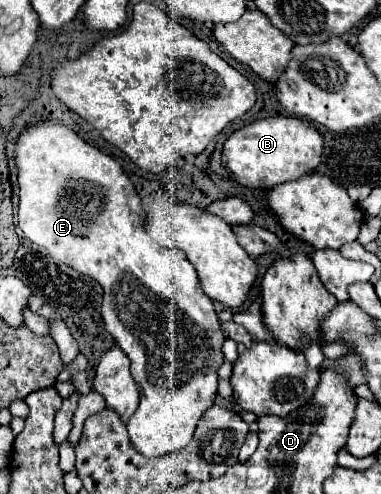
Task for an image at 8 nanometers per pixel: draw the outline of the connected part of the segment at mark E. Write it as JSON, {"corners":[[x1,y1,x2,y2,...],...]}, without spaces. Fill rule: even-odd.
{"corners":[[56,121,28,127,16,143,16,165,20,171,18,227,24,237,104,287,104,327,132,361,132,377,140,391,140,405,126,423,132,447,144,457,162,457,184,449,192,441,200,415,214,405,216,371,224,363,224,333,212,301,198,287,200,281,192,263,186,261,182,251,152,243,144,229,146,213,140,197,120,163,84,143,72,129]]}

